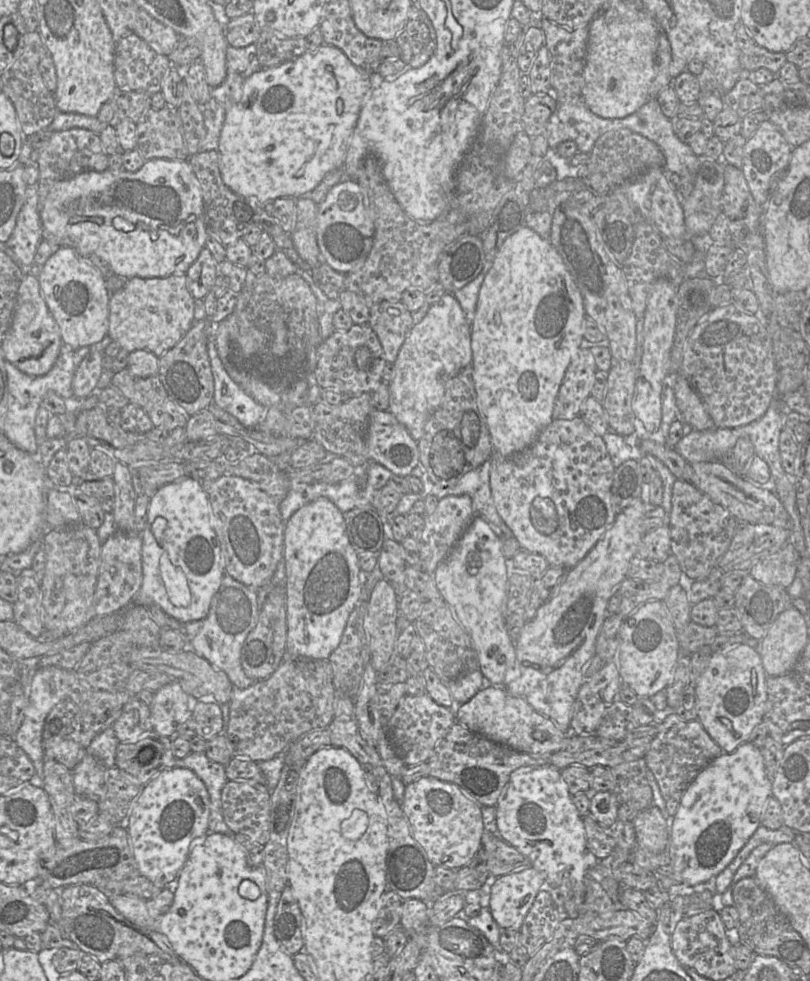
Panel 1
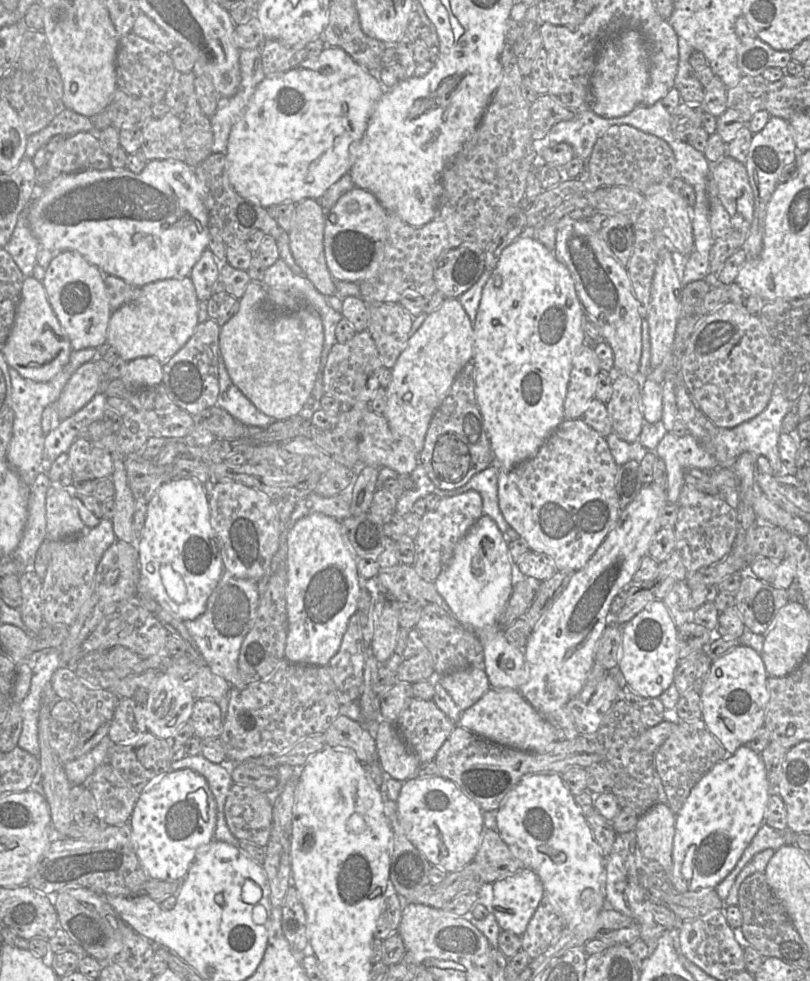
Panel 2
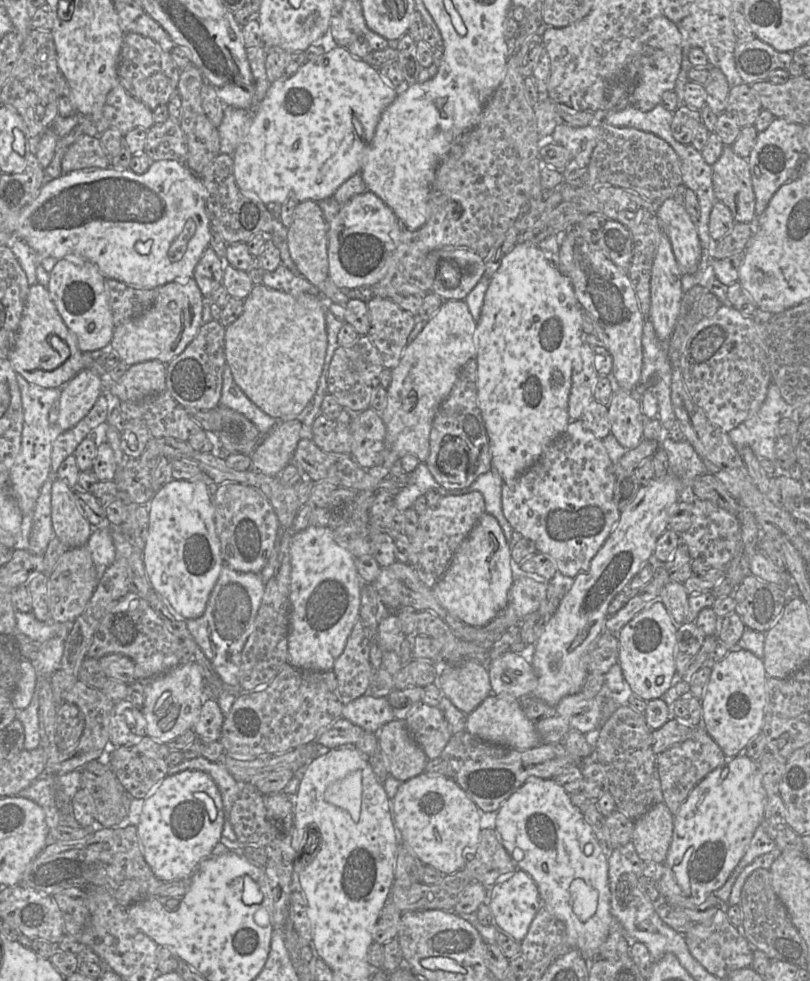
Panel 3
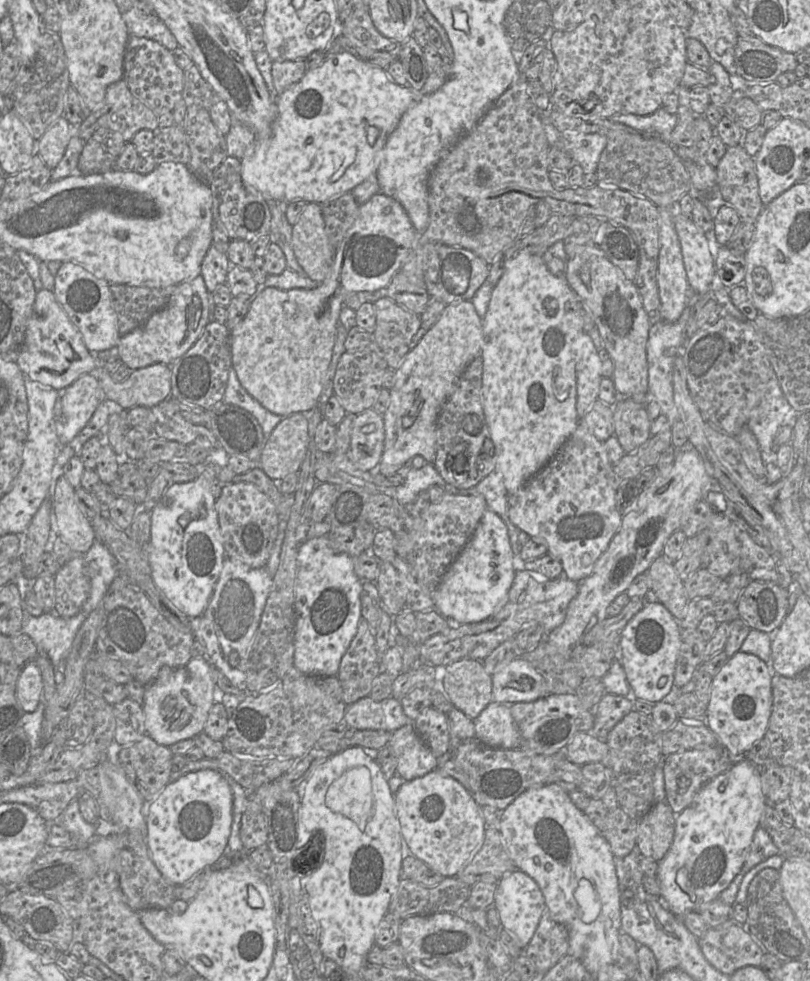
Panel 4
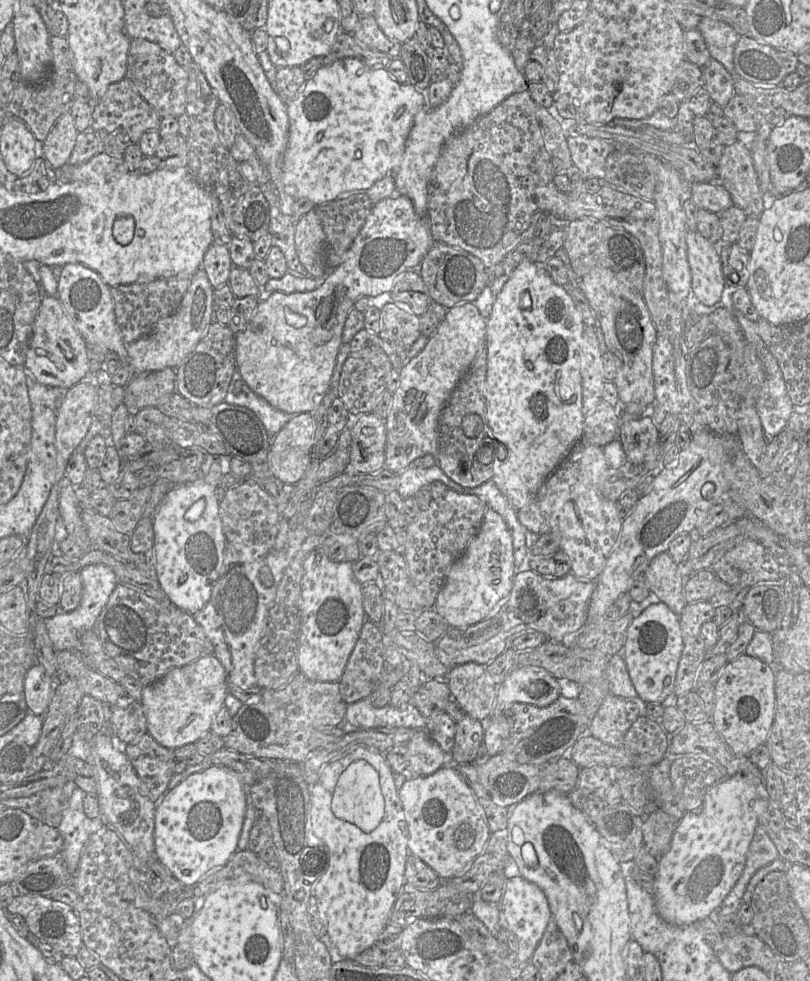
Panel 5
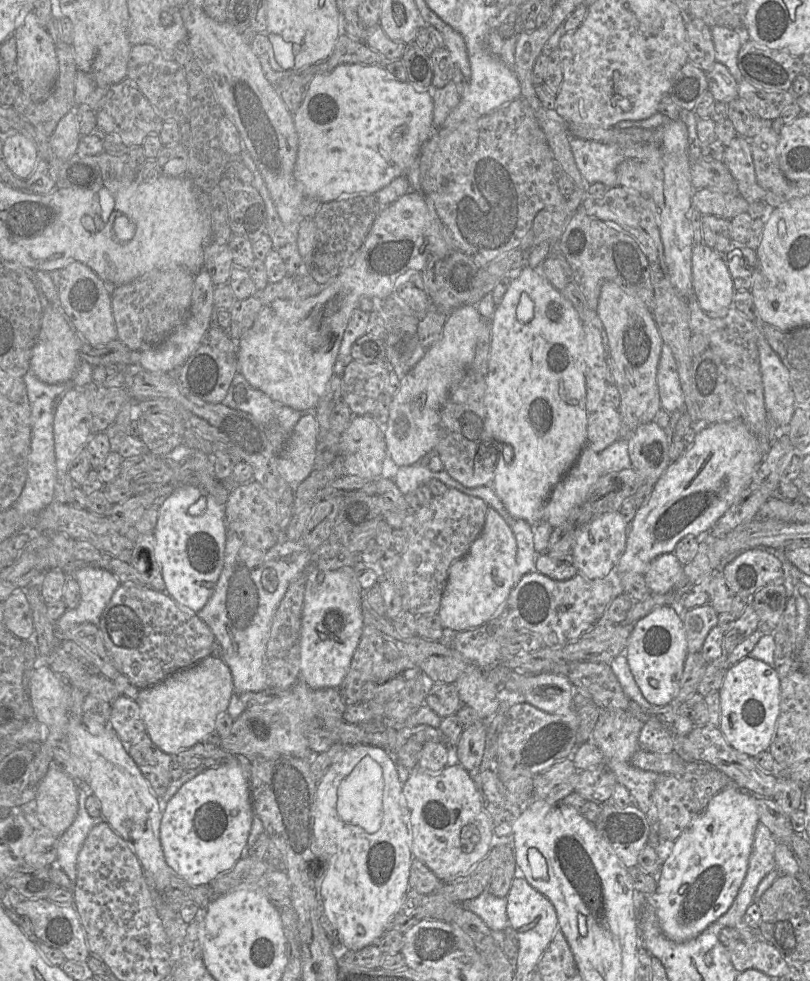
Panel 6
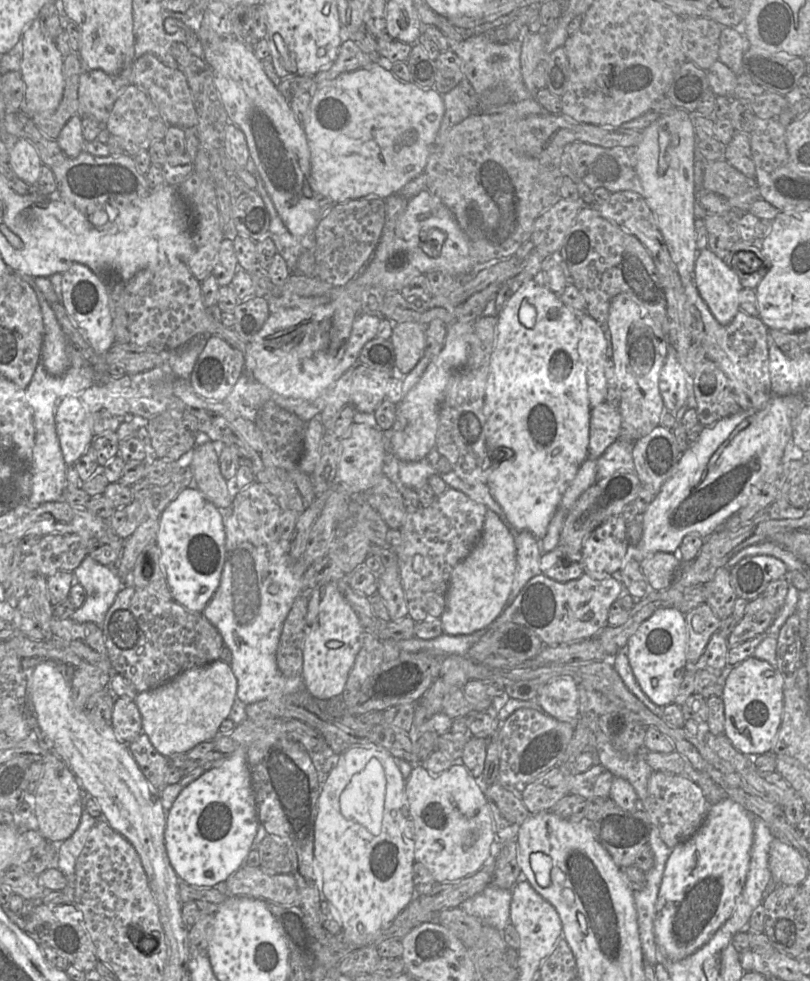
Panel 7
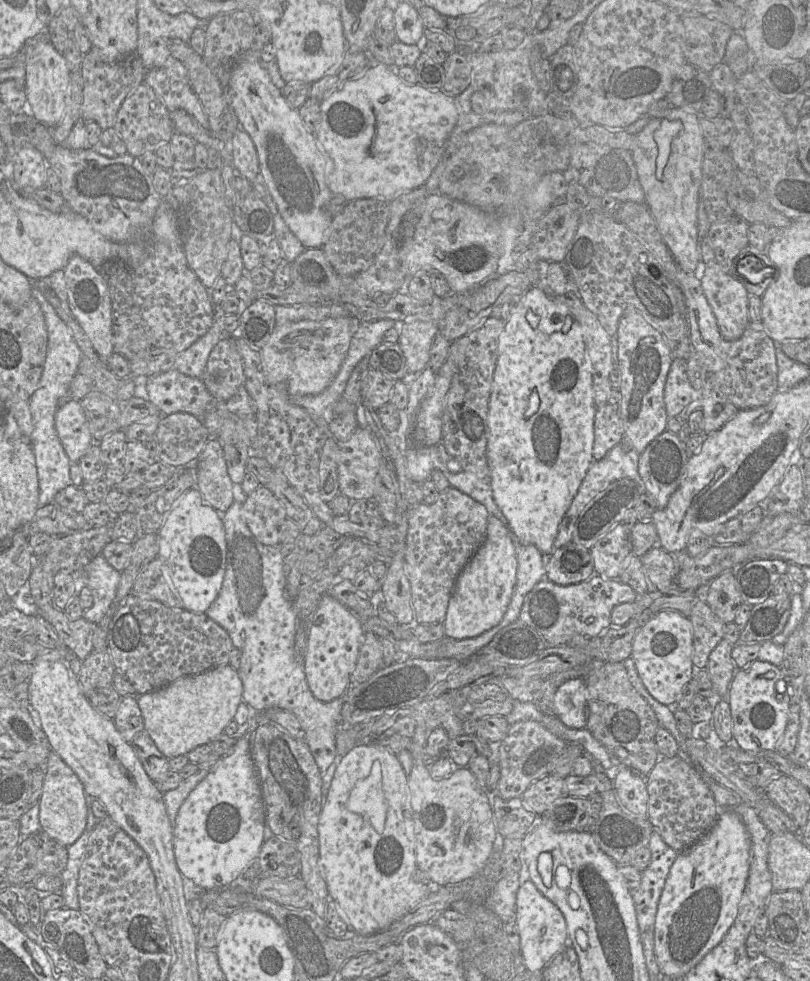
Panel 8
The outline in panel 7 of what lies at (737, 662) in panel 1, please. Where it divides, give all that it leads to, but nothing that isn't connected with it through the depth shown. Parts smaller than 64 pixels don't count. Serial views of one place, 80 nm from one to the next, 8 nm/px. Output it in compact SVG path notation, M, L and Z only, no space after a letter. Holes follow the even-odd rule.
M750 657L733 667L722 689L724 735L744 755L772 753L783 715L784 679L778 669L766 661Z

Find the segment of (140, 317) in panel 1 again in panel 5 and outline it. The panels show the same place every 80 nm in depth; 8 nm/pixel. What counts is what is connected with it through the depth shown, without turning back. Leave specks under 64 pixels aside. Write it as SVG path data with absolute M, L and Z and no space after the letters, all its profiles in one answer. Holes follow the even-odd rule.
M200 268L190 278L190 285L177 310L160 319L150 333L135 342L126 345L129 366L135 373L147 373L166 368L176 369L195 349L212 323L214 288L205 271Z

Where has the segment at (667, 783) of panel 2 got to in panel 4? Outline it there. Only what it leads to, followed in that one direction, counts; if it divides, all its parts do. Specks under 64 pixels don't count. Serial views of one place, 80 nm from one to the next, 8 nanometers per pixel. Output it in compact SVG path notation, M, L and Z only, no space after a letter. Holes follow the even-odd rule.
M700 746L695 749L676 752L662 760L666 802L673 813L678 815L695 799L700 789L710 780L725 772L732 762L722 746Z

